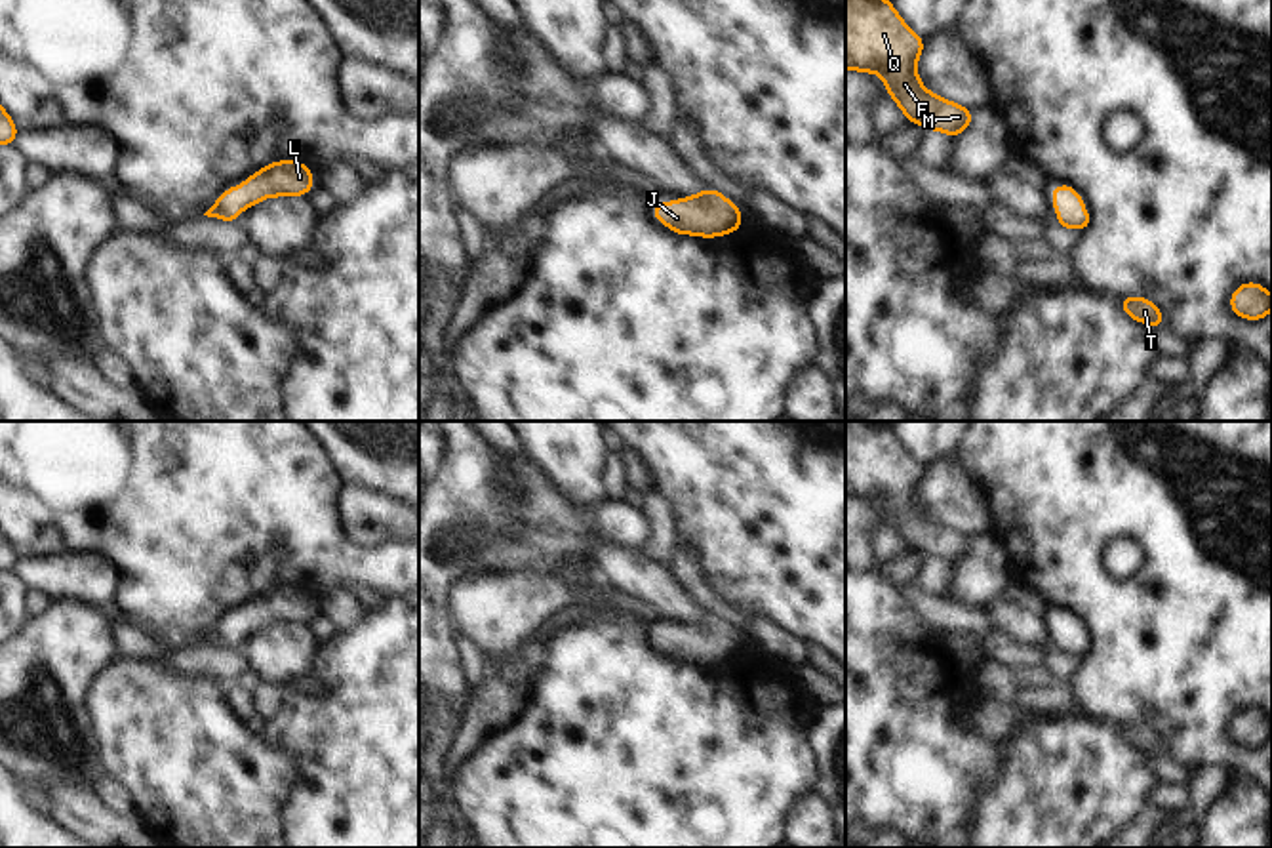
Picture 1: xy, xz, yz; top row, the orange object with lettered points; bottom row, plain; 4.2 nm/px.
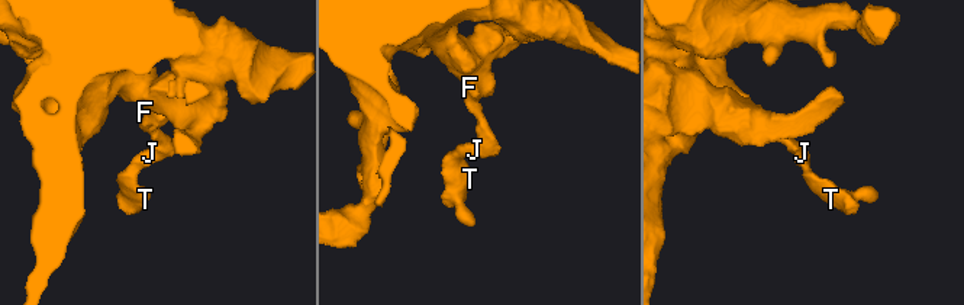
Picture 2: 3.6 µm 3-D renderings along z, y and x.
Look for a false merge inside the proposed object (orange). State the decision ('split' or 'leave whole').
leave whole

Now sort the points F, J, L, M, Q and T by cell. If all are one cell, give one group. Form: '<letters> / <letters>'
F J L M Q T

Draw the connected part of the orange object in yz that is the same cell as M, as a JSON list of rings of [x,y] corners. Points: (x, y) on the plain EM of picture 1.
[[[845,421],[845,495],[878,499],[908,549],[950,564],[967,556],[973,539],[925,516],[916,501],[924,465],[912,459],[891,427]]]

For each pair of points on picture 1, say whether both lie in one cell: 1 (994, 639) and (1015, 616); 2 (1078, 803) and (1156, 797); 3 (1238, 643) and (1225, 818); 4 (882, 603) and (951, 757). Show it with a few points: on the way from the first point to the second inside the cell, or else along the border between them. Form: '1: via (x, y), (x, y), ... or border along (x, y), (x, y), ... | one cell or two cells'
1: border along (994, 627), (1044, 648) | two cells
2: border along (1158, 782), (1147, 803) | two cells
3: border along (1231, 772), (1246, 772), (1252, 778) | two cells
4: via (882, 641), (882, 675), (913, 719) | one cell

